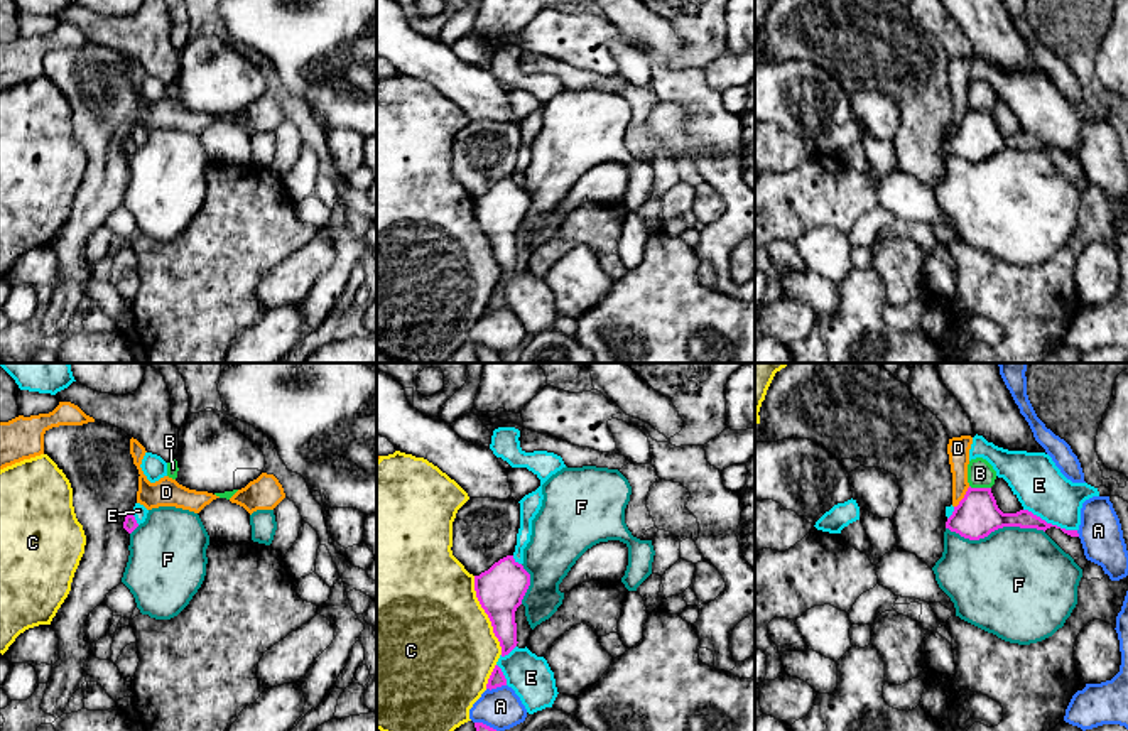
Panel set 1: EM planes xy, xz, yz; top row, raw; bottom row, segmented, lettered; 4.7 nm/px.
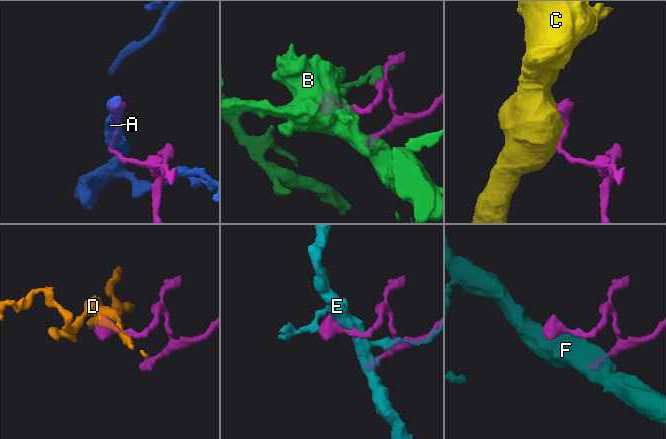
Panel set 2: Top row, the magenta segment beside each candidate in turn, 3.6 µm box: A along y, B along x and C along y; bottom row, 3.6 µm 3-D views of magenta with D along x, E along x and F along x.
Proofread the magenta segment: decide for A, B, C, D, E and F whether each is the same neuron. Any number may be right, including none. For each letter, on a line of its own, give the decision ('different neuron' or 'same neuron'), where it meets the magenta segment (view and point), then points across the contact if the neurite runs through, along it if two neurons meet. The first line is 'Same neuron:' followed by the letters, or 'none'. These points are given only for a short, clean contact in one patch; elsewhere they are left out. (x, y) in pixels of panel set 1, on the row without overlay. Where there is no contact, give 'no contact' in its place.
Same neuron: none
A: different neuron; contact xz (495, 309); border xz (505, 306), (487, 311)
B: different neuron; contact yz (980, 110)
C: different neuron; contact xz (487, 235)
D: different neuron; contact yz (965, 119); border yz (970, 108), (954, 129)
E: different neuron; contact yz (1051, 146)
F: different neuron; contact yz (995, 151)

